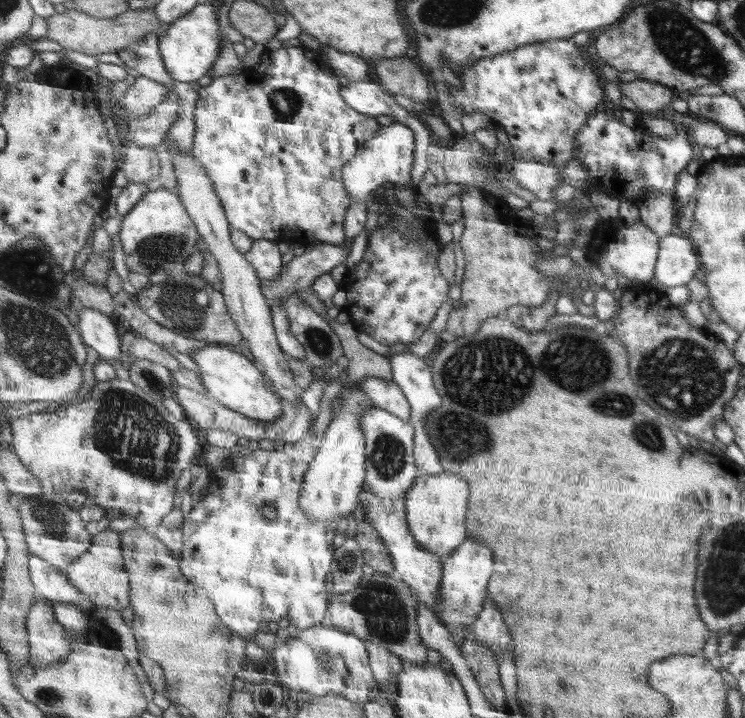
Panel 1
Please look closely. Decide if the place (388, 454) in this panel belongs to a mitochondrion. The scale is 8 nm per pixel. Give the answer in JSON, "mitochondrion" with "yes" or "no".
{"mitochondrion":"yes"}

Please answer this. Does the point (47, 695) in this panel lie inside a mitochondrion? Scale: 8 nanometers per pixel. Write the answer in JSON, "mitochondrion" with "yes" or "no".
{"mitochondrion":"yes"}

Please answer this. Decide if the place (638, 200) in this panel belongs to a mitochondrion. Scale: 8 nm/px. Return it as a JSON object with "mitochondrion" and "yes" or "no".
{"mitochondrion":"no"}

